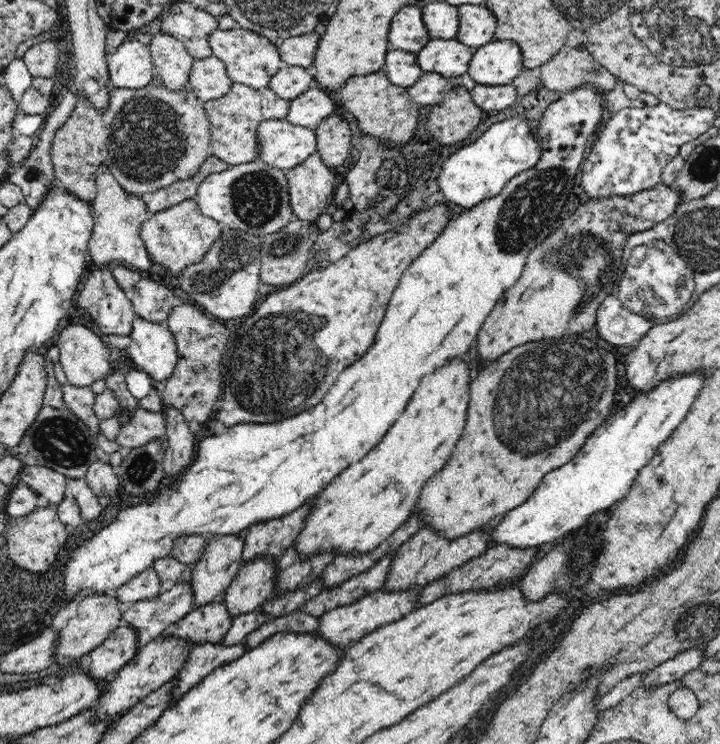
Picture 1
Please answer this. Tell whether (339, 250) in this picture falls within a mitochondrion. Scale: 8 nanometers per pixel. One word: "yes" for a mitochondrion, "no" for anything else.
no

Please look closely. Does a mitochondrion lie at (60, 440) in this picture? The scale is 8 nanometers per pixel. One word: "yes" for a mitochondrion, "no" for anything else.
yes

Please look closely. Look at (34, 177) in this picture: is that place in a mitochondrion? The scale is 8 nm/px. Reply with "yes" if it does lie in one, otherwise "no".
yes

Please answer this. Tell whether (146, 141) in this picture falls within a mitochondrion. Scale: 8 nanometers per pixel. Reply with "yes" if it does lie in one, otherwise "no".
yes

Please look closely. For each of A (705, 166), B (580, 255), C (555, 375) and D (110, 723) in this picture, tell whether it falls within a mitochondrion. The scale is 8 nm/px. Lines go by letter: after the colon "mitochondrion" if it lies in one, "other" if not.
A: mitochondrion
B: mitochondrion
C: mitochondrion
D: other

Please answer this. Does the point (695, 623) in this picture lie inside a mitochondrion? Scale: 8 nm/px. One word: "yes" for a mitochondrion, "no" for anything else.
yes

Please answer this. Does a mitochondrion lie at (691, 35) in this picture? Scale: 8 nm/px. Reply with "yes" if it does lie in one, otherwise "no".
yes

